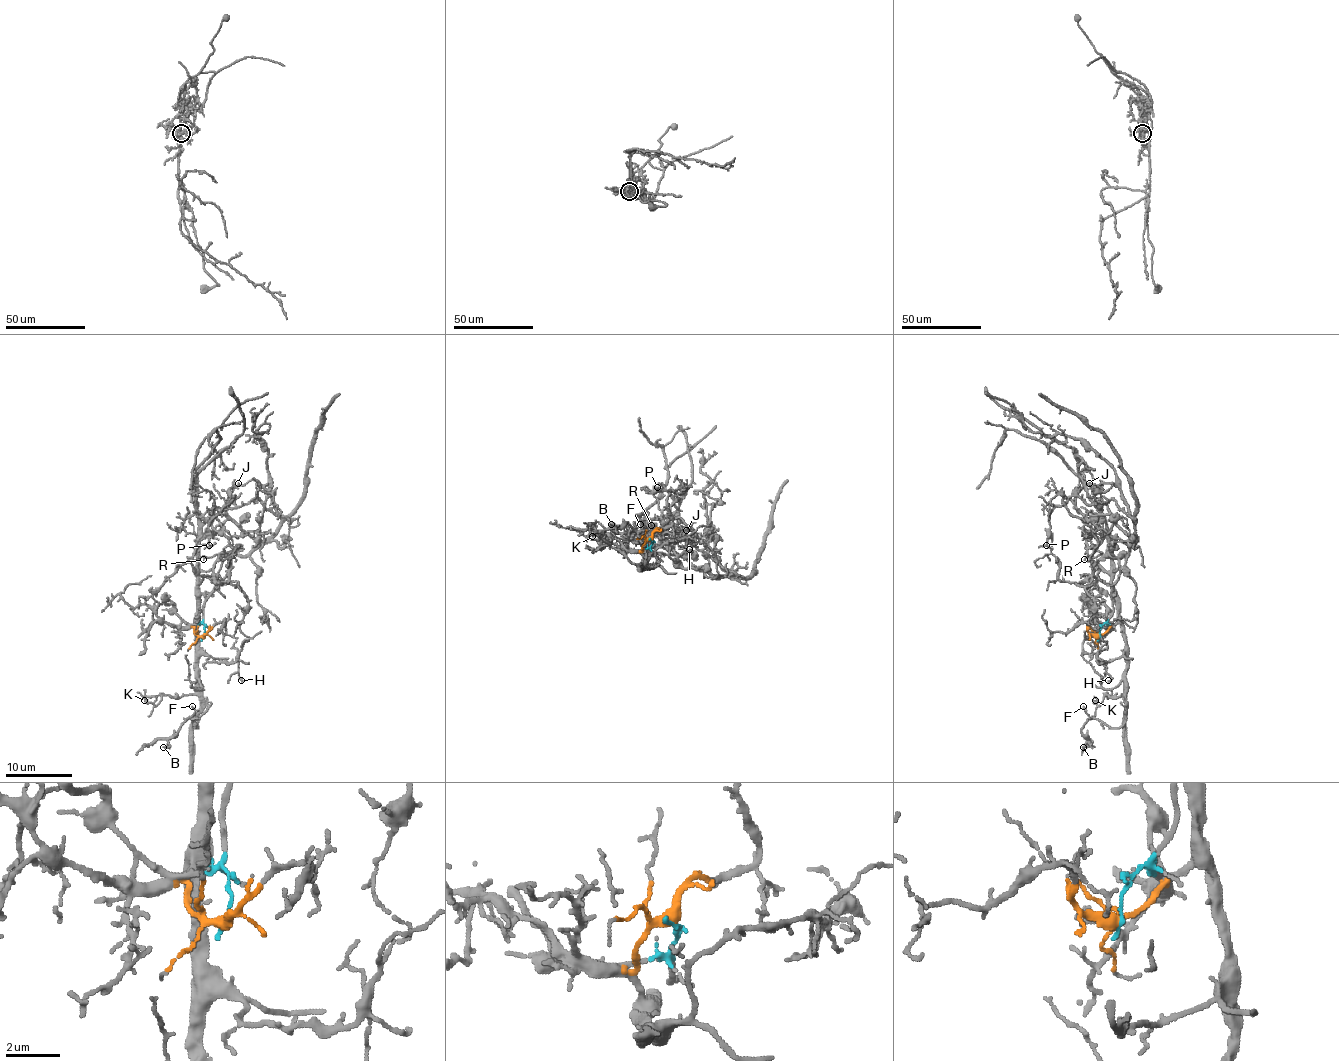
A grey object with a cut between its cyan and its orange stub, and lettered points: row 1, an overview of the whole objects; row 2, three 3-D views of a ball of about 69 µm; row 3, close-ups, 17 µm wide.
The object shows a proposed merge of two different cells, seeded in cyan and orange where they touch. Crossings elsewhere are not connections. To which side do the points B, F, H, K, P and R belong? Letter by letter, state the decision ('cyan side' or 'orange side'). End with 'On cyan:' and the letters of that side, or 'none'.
B: orange side
F: orange side
H: orange side
K: orange side
P: cyan side
R: cyan side
On cyan: P, R

